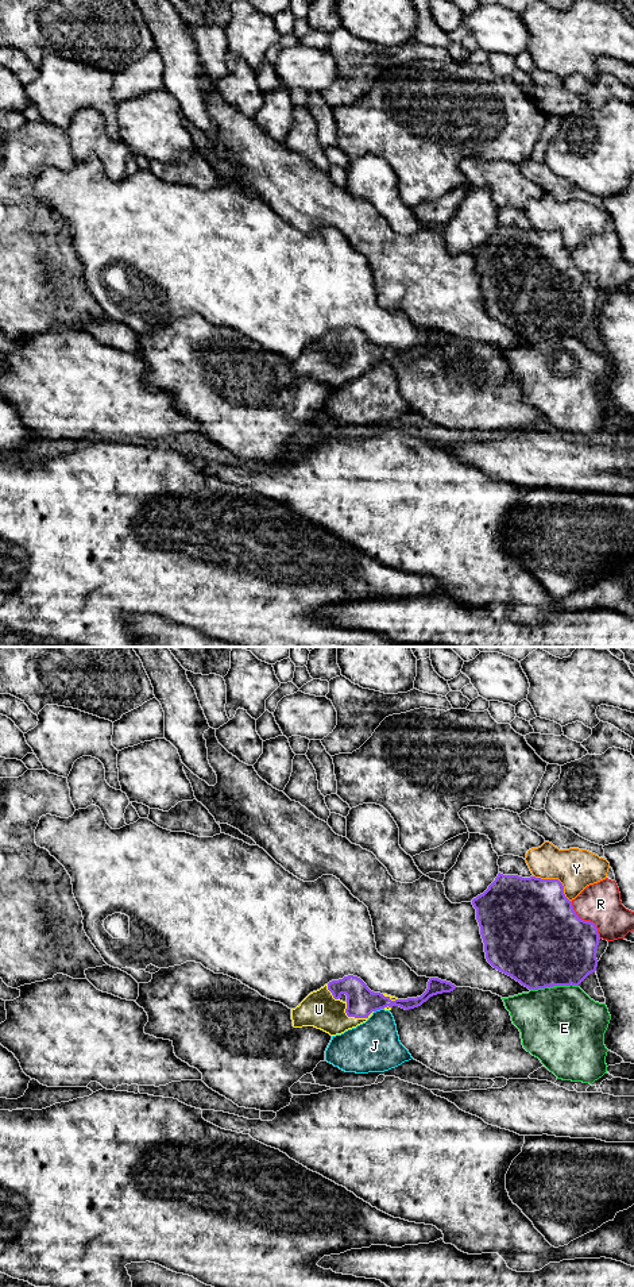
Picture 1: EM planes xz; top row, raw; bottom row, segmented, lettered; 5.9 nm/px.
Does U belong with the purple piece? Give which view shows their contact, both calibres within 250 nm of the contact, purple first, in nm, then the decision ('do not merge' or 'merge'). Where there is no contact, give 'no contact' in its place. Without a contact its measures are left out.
meets purple in xz; 180 nm thick on the purple side, 220 nm on the other; merge

